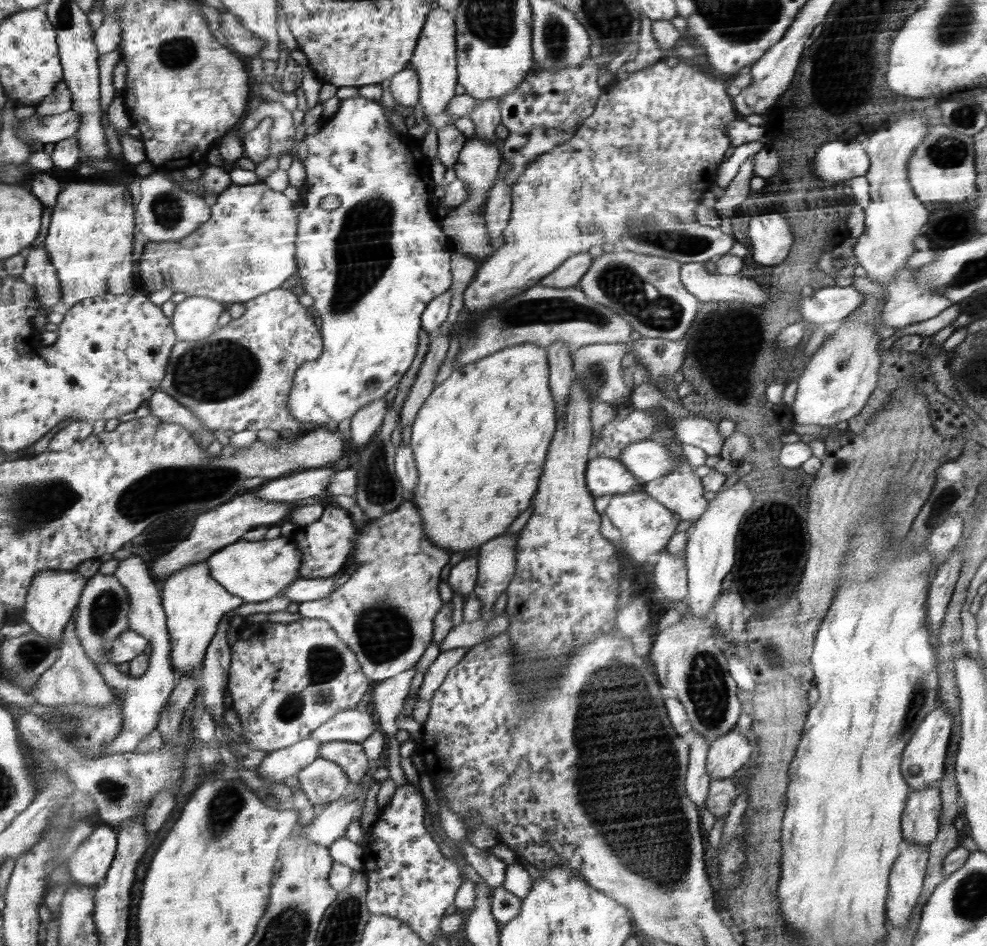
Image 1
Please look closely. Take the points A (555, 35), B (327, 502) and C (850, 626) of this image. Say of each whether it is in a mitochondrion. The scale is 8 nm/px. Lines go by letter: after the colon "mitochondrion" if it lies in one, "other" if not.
A: mitochondrion
B: other
C: other

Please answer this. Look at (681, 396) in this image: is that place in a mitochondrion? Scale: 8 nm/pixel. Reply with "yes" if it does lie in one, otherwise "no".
no

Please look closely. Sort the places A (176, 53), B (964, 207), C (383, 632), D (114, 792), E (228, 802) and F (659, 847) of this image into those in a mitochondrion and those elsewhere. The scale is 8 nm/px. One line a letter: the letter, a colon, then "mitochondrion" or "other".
A: mitochondrion
B: other
C: mitochondrion
D: mitochondrion
E: mitochondrion
F: mitochondrion

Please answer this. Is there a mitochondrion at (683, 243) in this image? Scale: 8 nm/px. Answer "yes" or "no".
yes

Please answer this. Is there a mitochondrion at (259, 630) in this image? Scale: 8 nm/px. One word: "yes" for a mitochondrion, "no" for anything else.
no

